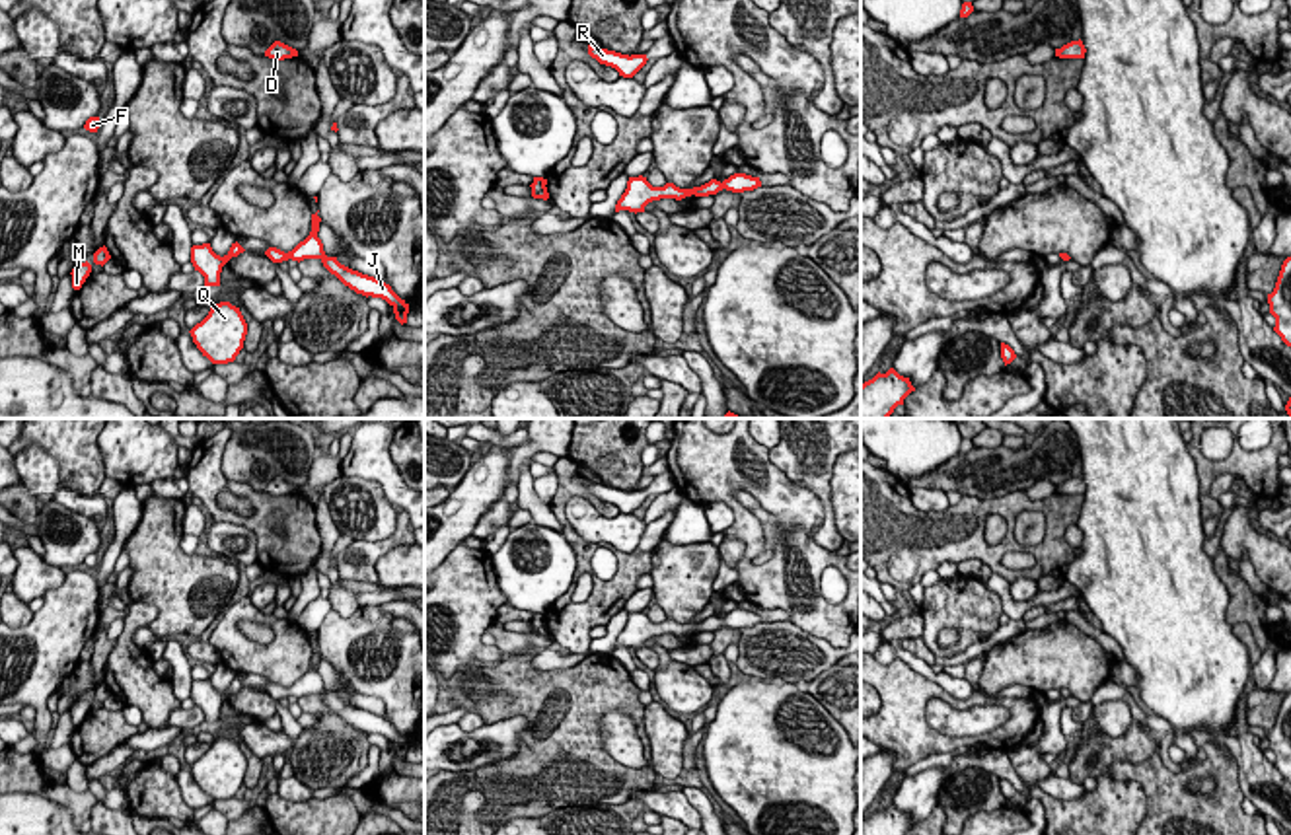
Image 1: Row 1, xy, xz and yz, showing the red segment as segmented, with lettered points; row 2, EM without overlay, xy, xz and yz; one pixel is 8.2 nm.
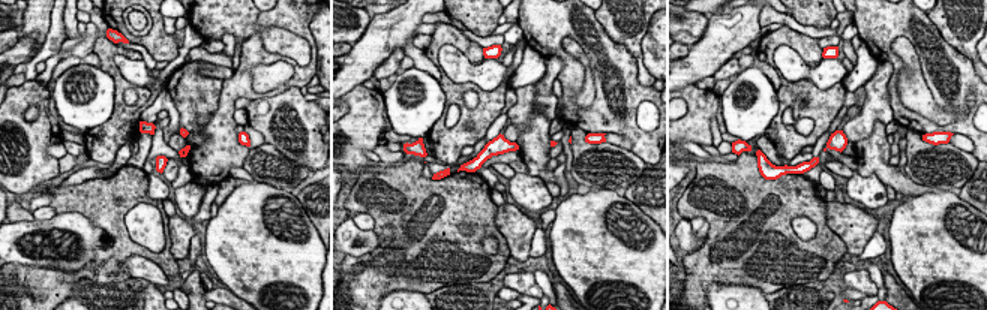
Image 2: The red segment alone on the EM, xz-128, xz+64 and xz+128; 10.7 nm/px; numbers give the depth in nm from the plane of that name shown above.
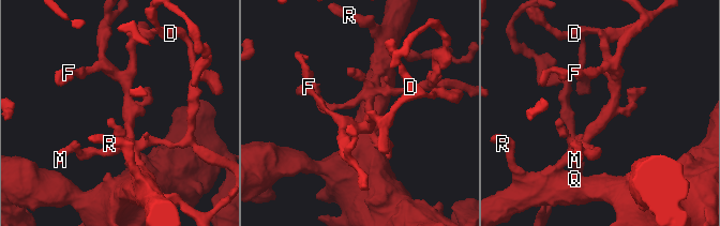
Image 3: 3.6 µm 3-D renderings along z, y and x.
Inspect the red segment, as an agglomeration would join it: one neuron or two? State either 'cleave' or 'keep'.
keep

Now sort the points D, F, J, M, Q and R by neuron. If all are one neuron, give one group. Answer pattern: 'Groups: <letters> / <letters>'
Groups: D F J M Q R

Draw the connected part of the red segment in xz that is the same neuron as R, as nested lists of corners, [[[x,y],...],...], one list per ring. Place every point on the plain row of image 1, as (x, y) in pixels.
[[[588,481],[588,490],[596,494],[600,500],[611,502],[619,508],[623,514],[633,514],[645,500],[646,490],[621,490],[615,487],[600,485],[594,481]]]

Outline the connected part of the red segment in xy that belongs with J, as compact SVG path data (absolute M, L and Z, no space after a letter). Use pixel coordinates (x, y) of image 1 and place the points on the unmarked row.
M317 648L312 650L312 668L310 668L310 672L304 677L300 677L292 687L284 689L277 683L269 683L265 687L265 691L273 699L282 699L282 697L288 697L288 695L298 697L298 699L304 697L304 695L319 695L323 699L323 703L331 710L335 710L345 722L349 722L350 726L354 726L356 730L362 730L366 734L372 732L372 734L386 736L393 744L395 755L401 761L407 759L409 740L405 736L401 736L391 726L389 720L341 701L337 697L337 693L327 693L325 691L323 679L317 673L319 658L321 658L321 654L317 652Z

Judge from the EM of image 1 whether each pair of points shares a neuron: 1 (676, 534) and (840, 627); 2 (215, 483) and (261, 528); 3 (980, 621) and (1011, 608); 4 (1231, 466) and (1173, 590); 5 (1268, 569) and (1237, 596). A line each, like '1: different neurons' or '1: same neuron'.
1: different neurons
2: same neuron
3: different neurons
4: different neurons
5: different neurons

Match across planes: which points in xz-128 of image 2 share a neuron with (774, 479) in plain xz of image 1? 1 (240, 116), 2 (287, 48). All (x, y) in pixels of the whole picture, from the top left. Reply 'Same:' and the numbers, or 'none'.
Same: 2

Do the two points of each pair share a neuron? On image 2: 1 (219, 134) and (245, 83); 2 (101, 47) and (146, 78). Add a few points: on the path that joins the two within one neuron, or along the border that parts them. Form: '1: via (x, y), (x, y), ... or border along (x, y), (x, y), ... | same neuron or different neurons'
1: via (222, 122), (225, 102), (233, 95) | same neuron
2: border along (114, 53), (116, 68), (134, 86) | different neurons

